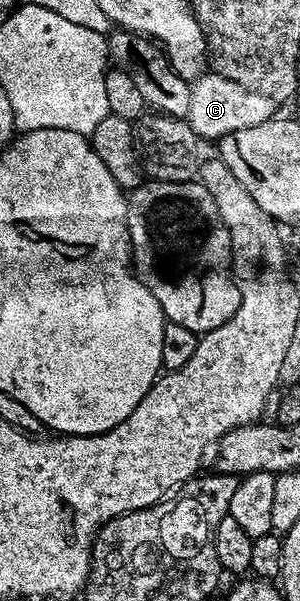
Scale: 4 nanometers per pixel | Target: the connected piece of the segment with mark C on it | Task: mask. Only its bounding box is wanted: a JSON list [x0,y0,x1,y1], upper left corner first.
[185,71,276,143]

